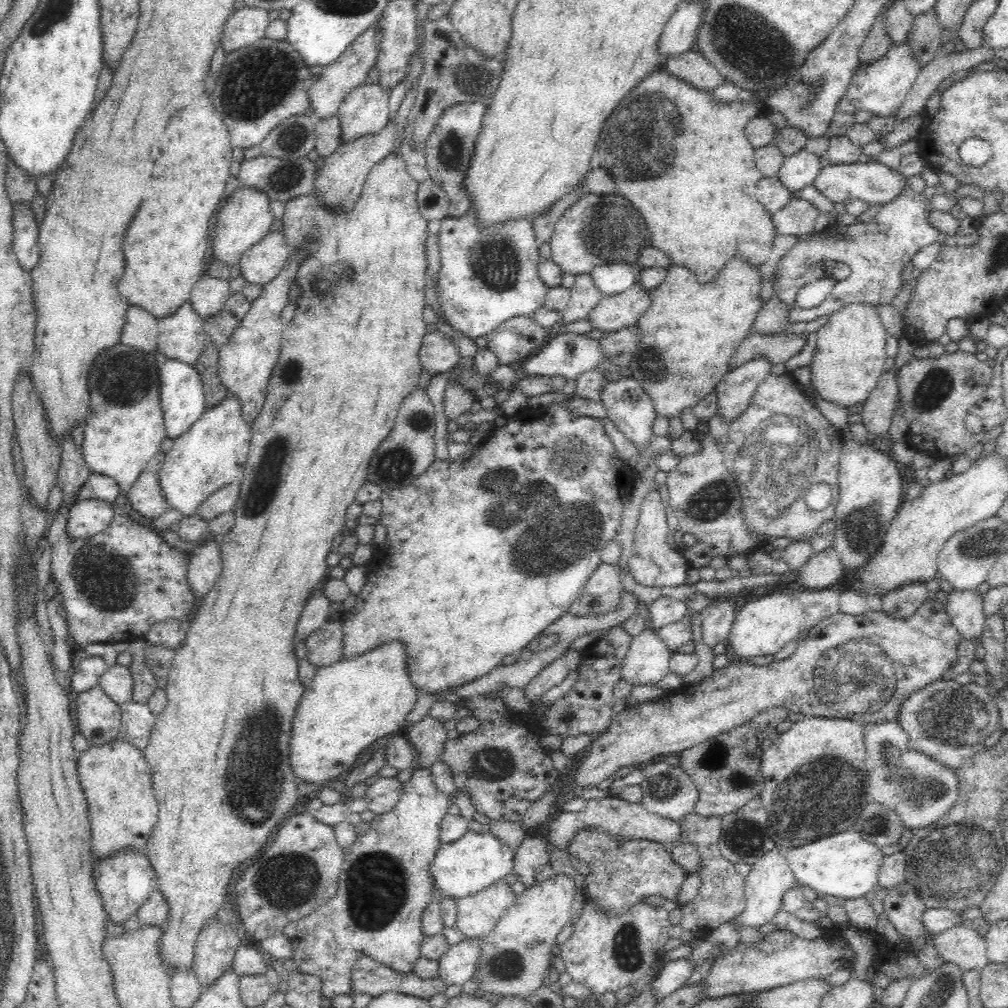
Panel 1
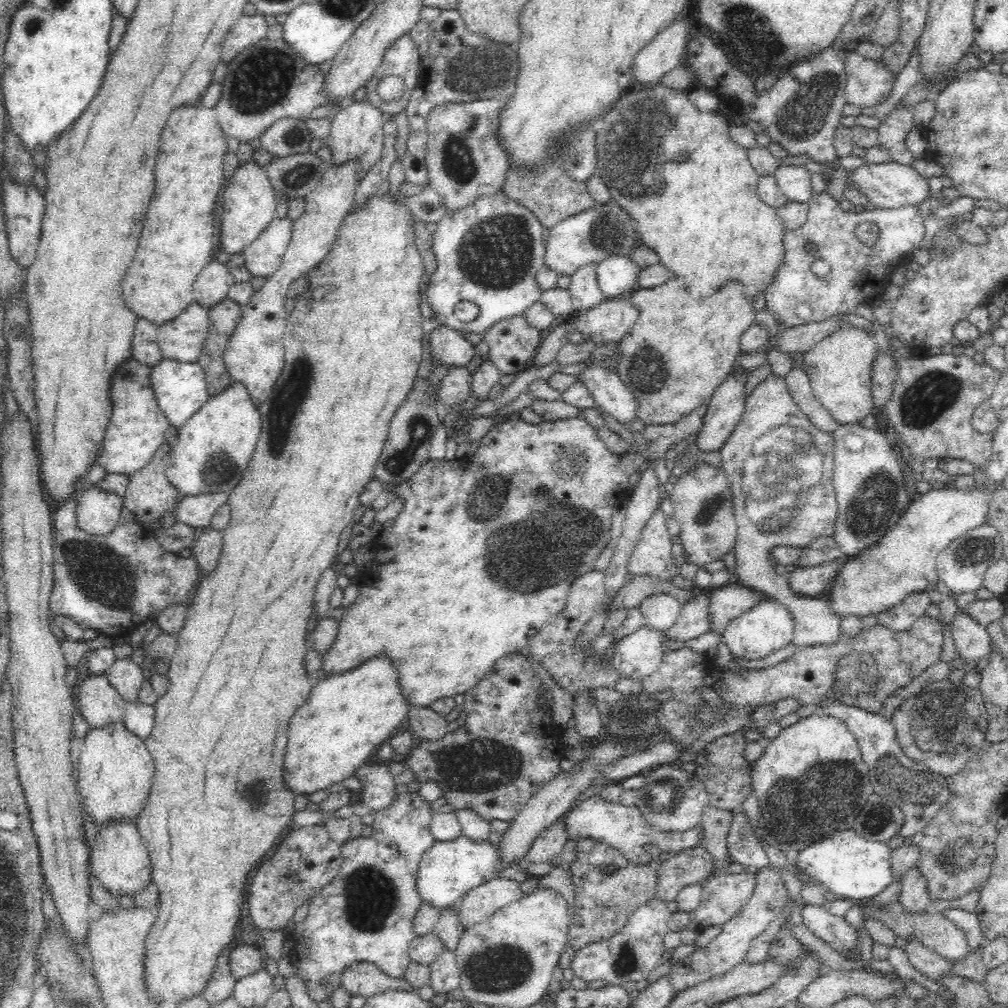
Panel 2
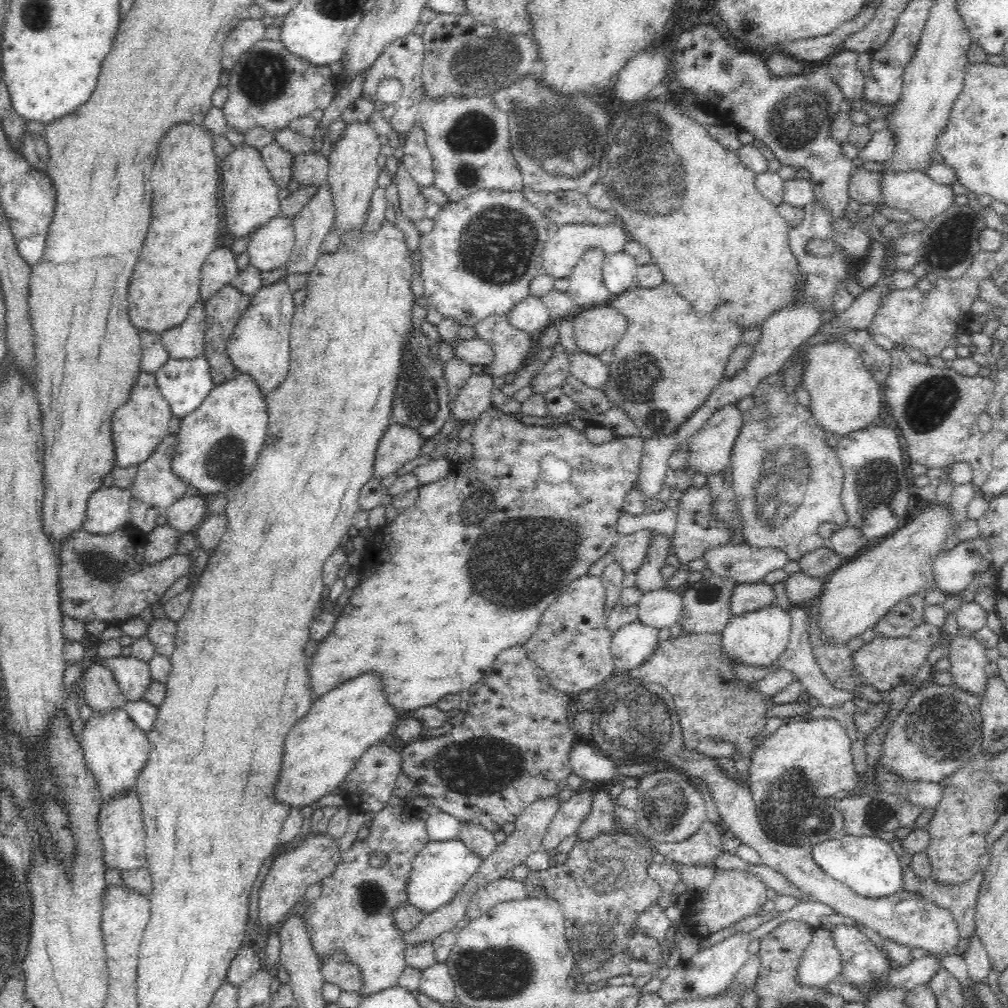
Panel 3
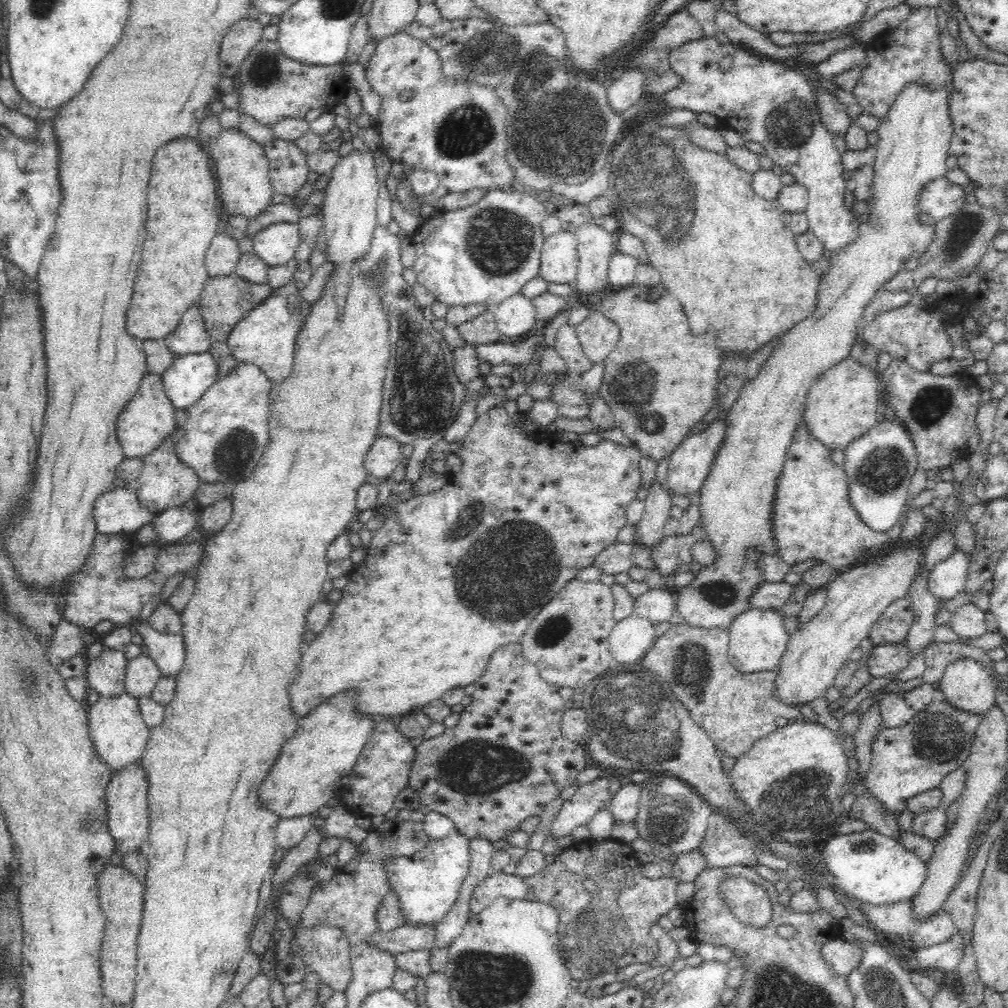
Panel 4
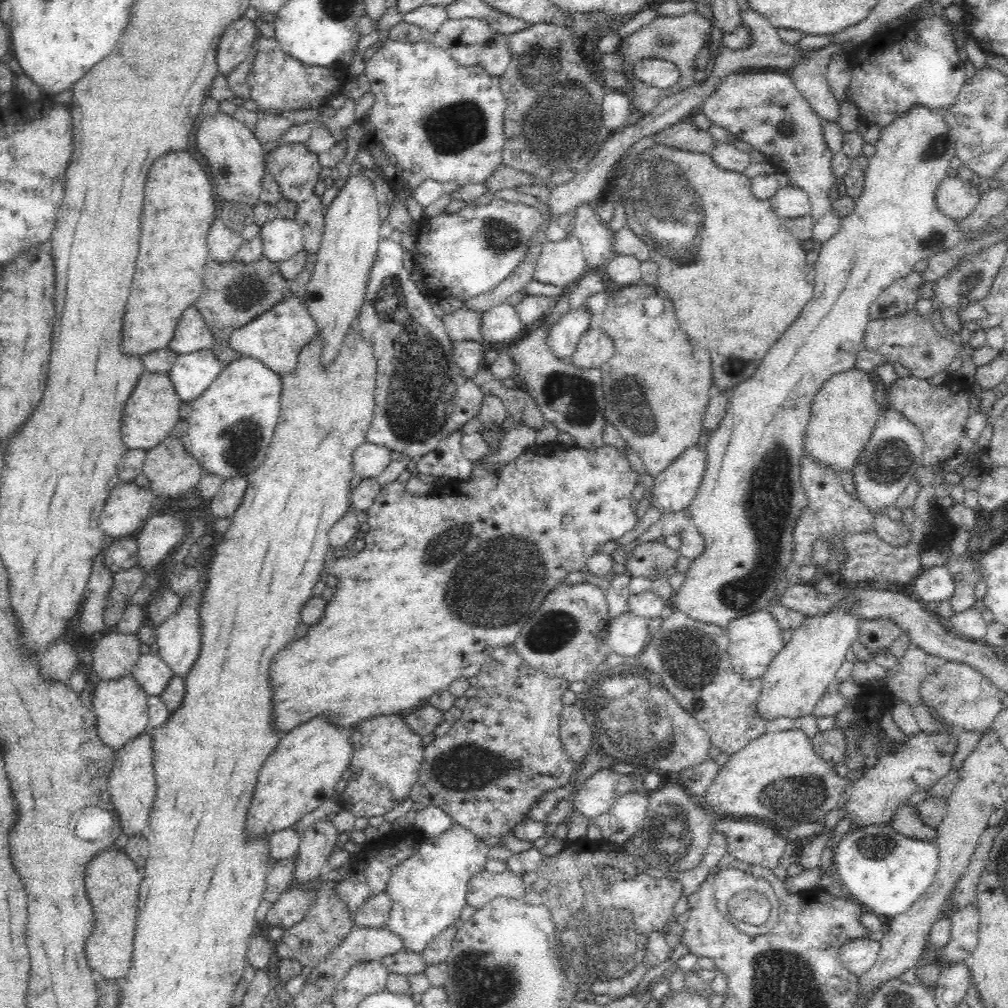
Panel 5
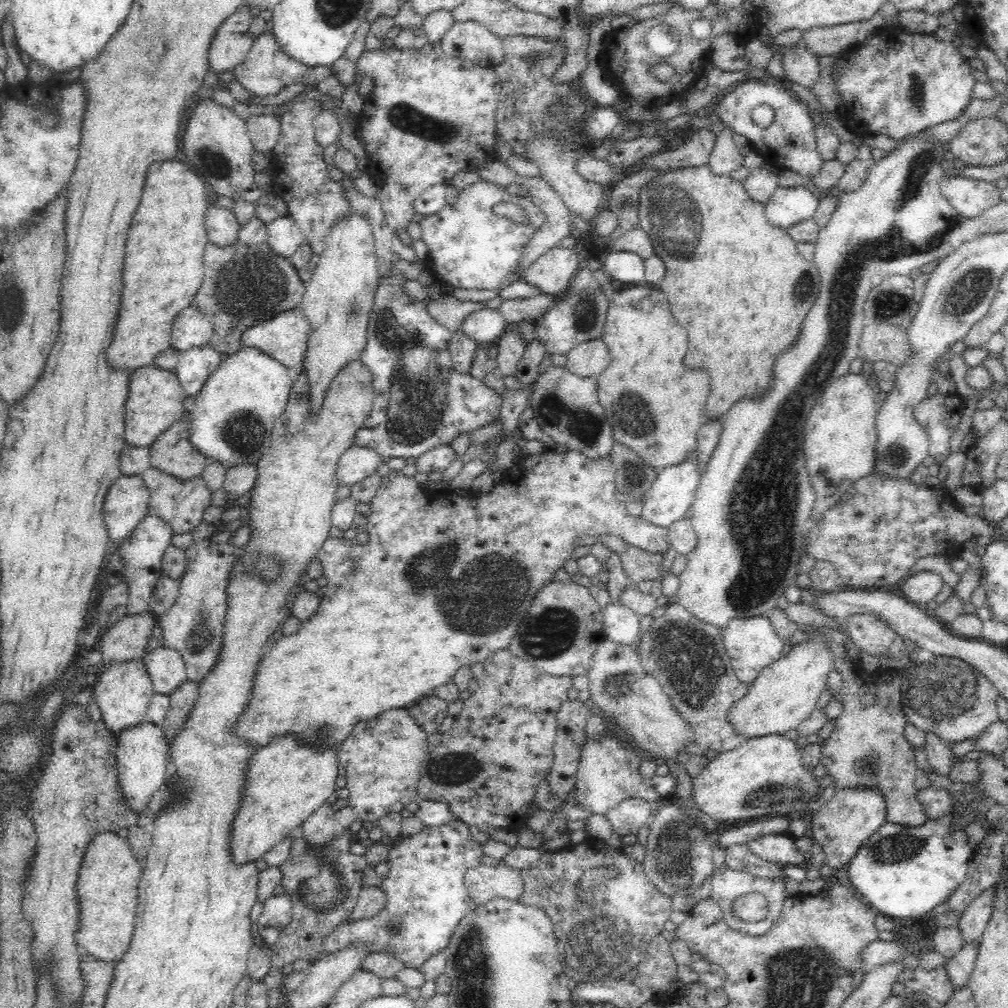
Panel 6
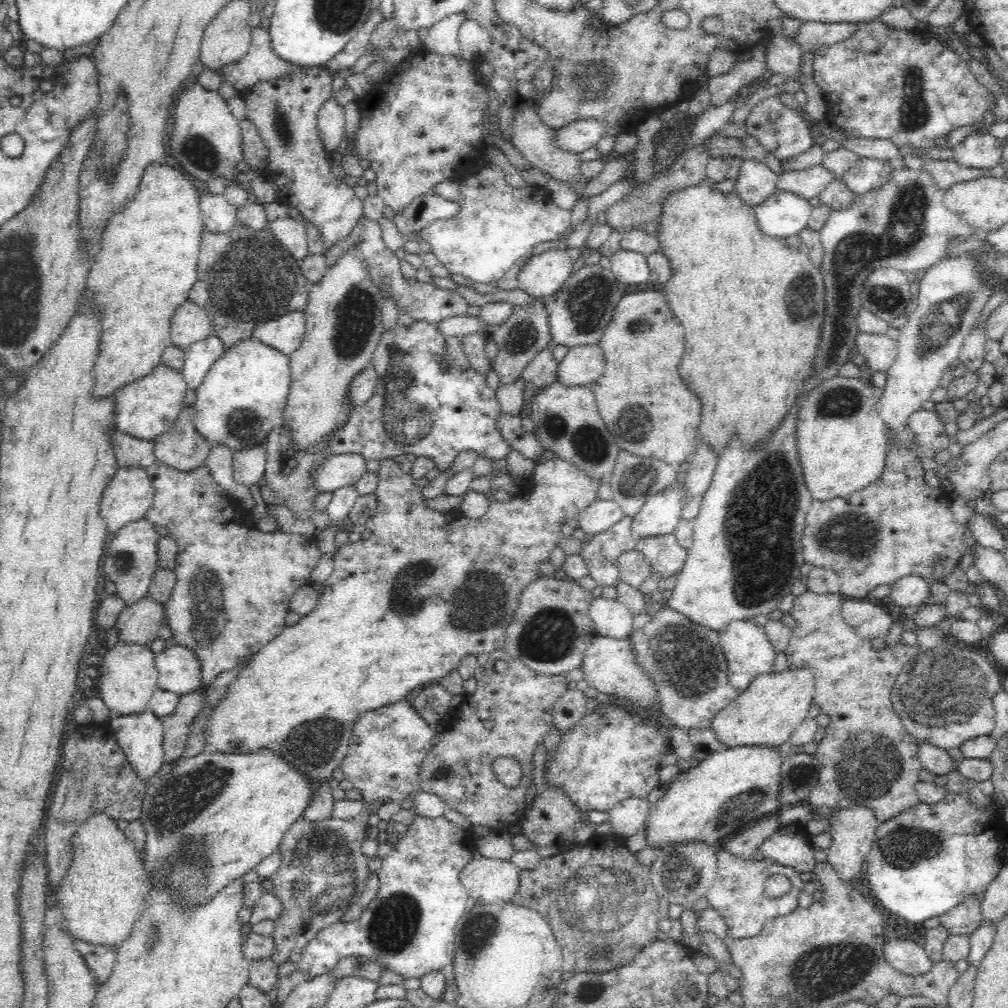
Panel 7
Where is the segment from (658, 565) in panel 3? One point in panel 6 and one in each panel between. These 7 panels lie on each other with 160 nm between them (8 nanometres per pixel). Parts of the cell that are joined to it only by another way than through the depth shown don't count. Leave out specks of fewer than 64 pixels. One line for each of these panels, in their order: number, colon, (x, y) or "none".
4: (657, 504)
5: (653, 367)
6: (647, 346)

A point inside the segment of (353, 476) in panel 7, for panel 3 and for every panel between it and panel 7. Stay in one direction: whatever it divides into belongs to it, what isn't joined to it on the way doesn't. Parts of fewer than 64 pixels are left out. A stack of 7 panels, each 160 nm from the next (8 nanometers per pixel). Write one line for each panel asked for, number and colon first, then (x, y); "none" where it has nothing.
3: (400, 444)
4: (385, 456)
5: (370, 460)
6: (359, 462)

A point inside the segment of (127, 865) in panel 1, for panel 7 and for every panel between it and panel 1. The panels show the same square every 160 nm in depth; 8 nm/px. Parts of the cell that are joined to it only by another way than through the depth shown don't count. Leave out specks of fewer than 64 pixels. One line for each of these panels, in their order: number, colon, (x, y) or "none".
2: (120, 863)
3: (120, 826)
4: (127, 818)
5: (131, 784)
6: (141, 759)
7: (140, 736)

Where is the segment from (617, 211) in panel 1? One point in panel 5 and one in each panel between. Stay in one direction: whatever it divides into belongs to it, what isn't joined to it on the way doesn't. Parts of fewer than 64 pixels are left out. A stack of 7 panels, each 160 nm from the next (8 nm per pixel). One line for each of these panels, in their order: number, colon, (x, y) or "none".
2: (605, 229)
3: (563, 249)
4: (559, 260)
5: (561, 263)

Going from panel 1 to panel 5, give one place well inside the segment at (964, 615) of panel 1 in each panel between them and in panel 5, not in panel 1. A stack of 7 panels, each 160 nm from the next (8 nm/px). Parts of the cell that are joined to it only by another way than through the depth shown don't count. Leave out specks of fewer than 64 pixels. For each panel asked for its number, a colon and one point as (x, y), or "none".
2: (972, 641)
3: (966, 653)
4: (966, 684)
5: (966, 699)

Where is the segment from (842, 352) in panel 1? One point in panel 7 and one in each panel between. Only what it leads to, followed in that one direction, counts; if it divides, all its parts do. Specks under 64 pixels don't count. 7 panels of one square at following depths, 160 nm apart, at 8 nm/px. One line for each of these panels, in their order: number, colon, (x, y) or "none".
2: (839, 367)
3: (845, 397)
4: (841, 405)
5: (844, 413)
6: (840, 436)
7: (842, 445)

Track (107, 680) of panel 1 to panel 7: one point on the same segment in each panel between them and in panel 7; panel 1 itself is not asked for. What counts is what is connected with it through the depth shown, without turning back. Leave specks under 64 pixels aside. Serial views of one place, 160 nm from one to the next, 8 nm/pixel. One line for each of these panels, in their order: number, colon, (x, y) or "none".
2: (126, 676)
3: (133, 677)
4: (141, 676)
5: (151, 673)
6: (164, 665)
7: (178, 668)

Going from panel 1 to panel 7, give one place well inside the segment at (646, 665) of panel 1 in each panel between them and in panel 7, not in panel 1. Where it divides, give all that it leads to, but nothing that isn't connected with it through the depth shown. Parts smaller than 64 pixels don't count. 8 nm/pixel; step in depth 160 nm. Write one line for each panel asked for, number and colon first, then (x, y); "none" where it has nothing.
2: (638, 655)
3: (632, 644)
4: (631, 638)
5: (628, 634)
6: (621, 625)
7: (611, 618)

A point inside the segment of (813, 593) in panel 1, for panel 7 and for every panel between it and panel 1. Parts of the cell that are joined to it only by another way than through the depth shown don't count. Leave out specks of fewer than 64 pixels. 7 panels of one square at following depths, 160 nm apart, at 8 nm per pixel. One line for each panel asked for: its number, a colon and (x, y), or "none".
2: (768, 626)
3: (757, 638)
4: (757, 640)
5: (755, 639)
6: (751, 643)
7: (748, 652)

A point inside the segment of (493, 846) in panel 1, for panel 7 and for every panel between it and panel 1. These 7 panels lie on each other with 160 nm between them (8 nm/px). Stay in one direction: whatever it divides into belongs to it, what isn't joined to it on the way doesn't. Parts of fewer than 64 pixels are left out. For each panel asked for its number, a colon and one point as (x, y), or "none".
2: (448, 870)
3: (438, 873)
4: (428, 882)
5: (428, 889)
6: (426, 896)
7: (409, 928)

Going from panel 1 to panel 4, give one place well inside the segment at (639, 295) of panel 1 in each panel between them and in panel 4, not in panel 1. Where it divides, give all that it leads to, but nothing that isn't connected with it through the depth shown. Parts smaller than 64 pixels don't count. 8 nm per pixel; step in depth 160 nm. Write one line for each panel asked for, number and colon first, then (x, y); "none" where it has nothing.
2: (610, 320)
3: (596, 328)
4: (598, 335)

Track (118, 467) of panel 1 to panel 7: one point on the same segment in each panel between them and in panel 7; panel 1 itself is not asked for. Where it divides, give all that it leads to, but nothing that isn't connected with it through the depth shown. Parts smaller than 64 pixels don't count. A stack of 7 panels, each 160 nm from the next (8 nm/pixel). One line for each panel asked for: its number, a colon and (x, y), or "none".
2: (137, 428)
3: (139, 425)
4: (147, 420)
5: (150, 415)
6: (154, 403)
7: (149, 407)

